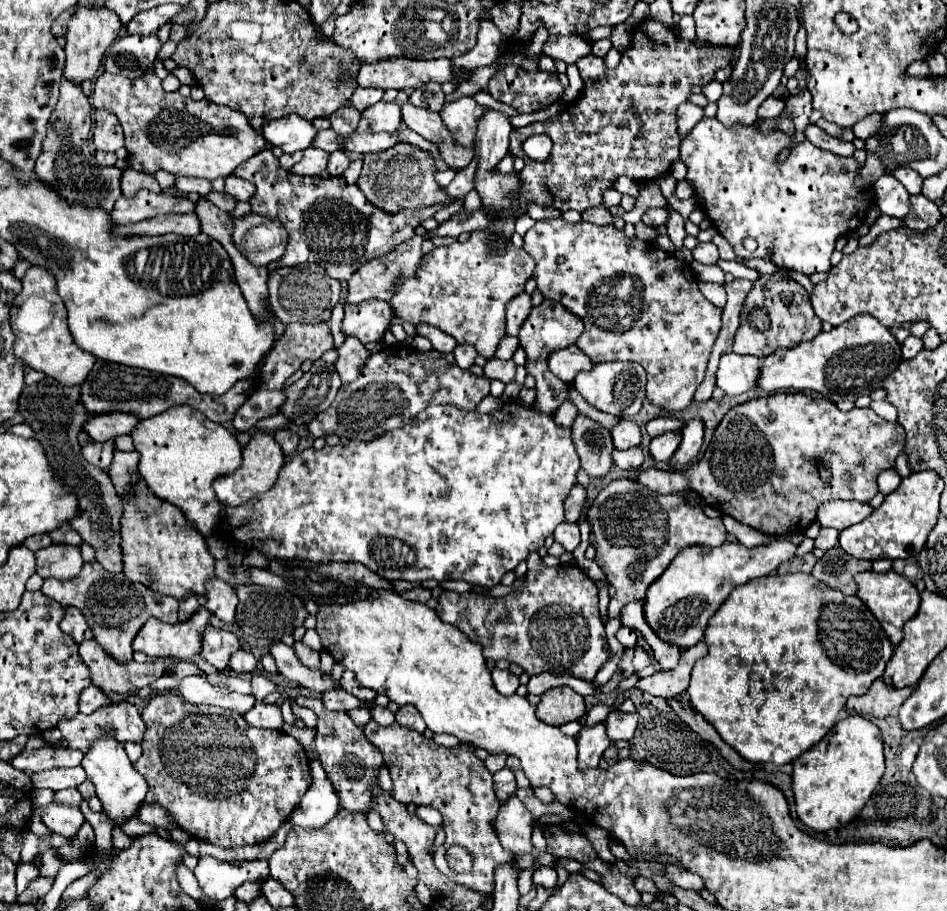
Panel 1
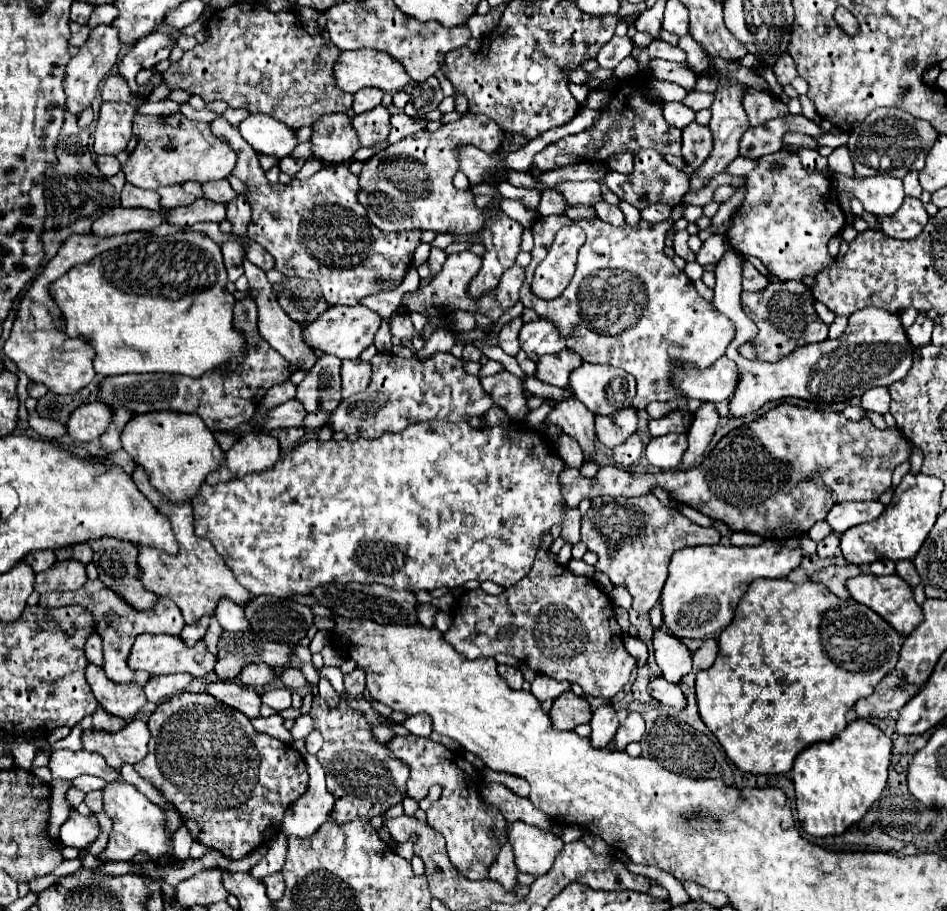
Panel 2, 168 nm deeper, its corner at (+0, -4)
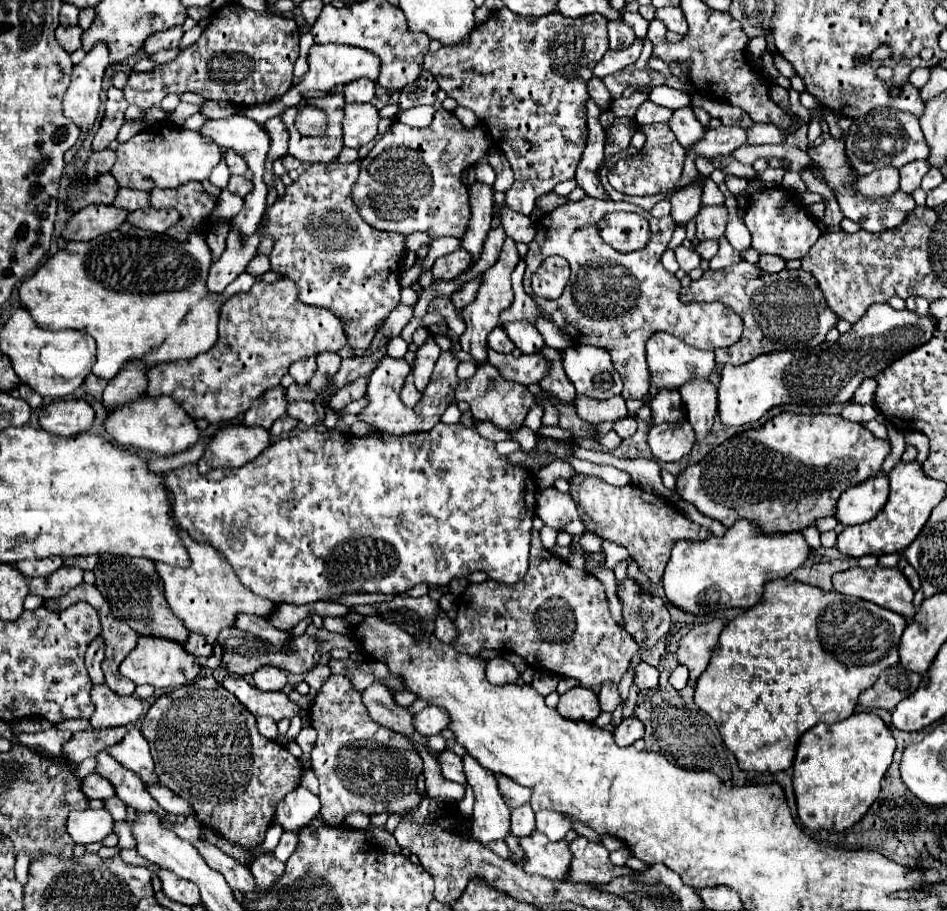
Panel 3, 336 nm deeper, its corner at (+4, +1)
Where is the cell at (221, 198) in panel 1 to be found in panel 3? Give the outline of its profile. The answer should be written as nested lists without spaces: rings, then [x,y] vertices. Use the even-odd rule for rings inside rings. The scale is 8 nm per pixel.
[[[136,209],[128,215],[128,223],[140,227],[140,229],[148,229],[148,231],[156,231],[156,233],[164,233],[166,229],[170,229],[172,225],[176,225],[178,221],[178,213],[176,209]]]

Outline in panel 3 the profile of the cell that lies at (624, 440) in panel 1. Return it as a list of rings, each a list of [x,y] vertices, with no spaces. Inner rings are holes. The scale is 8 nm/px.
[[[576,397],[576,413],[580,415],[580,419],[596,425],[600,421],[620,421],[624,417],[628,417],[628,409],[626,409],[626,401],[622,397],[612,397],[608,401],[592,401],[588,397]]]

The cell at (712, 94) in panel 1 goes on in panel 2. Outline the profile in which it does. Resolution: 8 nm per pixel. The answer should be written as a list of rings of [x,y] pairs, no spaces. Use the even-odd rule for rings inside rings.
[[[688,92],[686,98],[682,100],[684,106],[692,108],[694,112],[702,110],[702,108],[710,108],[712,104],[712,94],[702,94],[702,92]]]

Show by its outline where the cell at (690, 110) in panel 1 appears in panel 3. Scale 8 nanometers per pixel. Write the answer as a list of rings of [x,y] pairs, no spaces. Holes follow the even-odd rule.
[[[644,101],[638,111],[636,111],[636,121],[640,125],[648,125],[648,123],[662,123],[668,121],[672,117],[672,109],[664,109],[662,105],[654,105],[654,101]]]

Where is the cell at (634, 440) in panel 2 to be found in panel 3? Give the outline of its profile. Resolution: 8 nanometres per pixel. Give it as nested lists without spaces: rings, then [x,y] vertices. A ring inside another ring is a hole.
[[[624,417],[620,421],[614,423],[614,431],[622,437],[622,439],[628,439],[636,433],[636,421],[632,417]]]

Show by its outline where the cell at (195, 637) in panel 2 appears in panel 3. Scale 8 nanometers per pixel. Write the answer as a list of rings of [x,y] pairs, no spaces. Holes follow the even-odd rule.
[[[190,631],[188,641],[184,643],[184,649],[190,651],[190,653],[194,653],[196,657],[208,657],[208,655],[212,655],[212,645],[208,645],[206,639],[200,633],[194,633],[194,631]]]

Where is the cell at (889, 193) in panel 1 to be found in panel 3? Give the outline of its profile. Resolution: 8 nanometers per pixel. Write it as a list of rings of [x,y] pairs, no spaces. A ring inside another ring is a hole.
[[[882,167],[882,169],[872,171],[872,173],[864,175],[862,179],[858,179],[854,189],[868,199],[880,199],[880,197],[890,197],[892,193],[896,193],[900,189],[898,185],[900,185],[898,169]]]

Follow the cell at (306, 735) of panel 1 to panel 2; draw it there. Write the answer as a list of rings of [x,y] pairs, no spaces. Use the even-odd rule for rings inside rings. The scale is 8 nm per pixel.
[[[312,730],[306,738],[306,748],[310,754],[318,754],[318,750],[322,748],[322,734],[318,730]]]

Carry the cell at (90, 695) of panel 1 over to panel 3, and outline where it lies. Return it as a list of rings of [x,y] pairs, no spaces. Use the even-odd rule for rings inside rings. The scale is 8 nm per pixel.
[[[113,727],[76,731],[71,739],[63,745],[62,752],[66,759],[82,763],[86,757],[92,757],[106,747],[122,741],[128,727]]]

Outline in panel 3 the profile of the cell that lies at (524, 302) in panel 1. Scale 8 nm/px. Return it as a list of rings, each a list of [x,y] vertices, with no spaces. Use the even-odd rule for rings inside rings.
[[[498,325],[498,327],[488,335],[488,345],[490,345],[494,351],[498,351],[498,353],[512,353],[512,349],[514,349],[514,345],[512,345],[510,337],[504,333],[502,325]]]

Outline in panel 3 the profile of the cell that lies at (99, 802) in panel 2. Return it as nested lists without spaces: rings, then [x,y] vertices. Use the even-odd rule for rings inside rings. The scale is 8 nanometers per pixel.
[[[110,797],[104,801],[104,809],[116,819],[116,821],[124,821],[126,819],[126,805],[118,799],[118,797]]]

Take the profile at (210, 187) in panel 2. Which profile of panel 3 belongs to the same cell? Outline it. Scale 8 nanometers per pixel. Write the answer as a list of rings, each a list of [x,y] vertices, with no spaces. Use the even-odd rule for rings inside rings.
[[[232,175],[230,181],[228,181],[228,191],[234,193],[234,195],[238,195],[238,197],[244,197],[250,189],[252,189],[252,181],[246,179],[246,177]]]

